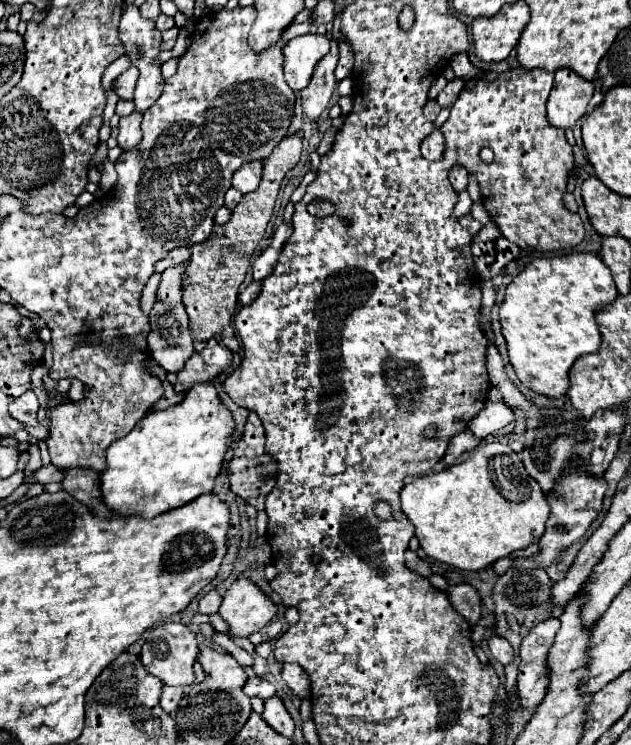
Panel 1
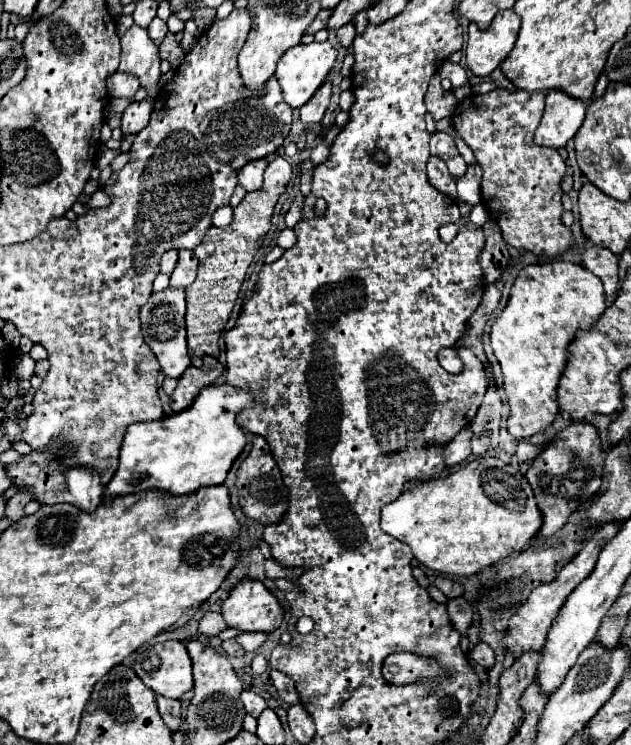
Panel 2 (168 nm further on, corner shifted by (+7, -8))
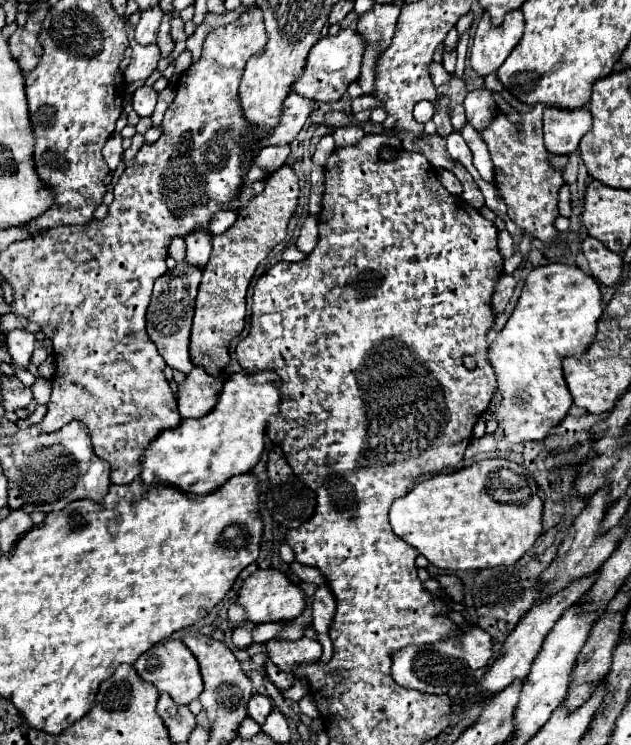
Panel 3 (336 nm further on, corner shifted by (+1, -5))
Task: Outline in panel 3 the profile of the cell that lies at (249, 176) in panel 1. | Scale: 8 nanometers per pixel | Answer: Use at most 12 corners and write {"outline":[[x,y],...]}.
{"outline":[[266,146],[254,162],[274,172],[286,162],[290,146]]}

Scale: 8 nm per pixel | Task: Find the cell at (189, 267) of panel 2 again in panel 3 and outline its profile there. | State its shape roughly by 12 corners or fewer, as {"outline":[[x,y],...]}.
{"outline":[[194,230],[186,236],[186,260],[204,268],[212,252],[212,234]]}

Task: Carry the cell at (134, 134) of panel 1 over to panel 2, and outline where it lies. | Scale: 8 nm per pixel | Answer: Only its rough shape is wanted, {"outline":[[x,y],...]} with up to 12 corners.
{"outline":[[152,99],[122,113],[124,139],[140,133],[152,113]]}

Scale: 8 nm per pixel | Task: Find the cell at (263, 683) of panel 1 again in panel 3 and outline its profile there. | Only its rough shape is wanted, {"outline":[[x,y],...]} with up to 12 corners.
{"outline":[[254,694],[248,702],[248,716],[264,724],[272,712],[272,702]]}

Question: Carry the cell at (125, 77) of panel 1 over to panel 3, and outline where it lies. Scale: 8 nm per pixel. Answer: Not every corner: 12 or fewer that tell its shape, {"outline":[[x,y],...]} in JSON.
{"outline":[[124,25],[132,62],[124,72],[126,82],[146,80],[156,70],[160,50],[136,44],[135,27]]}

